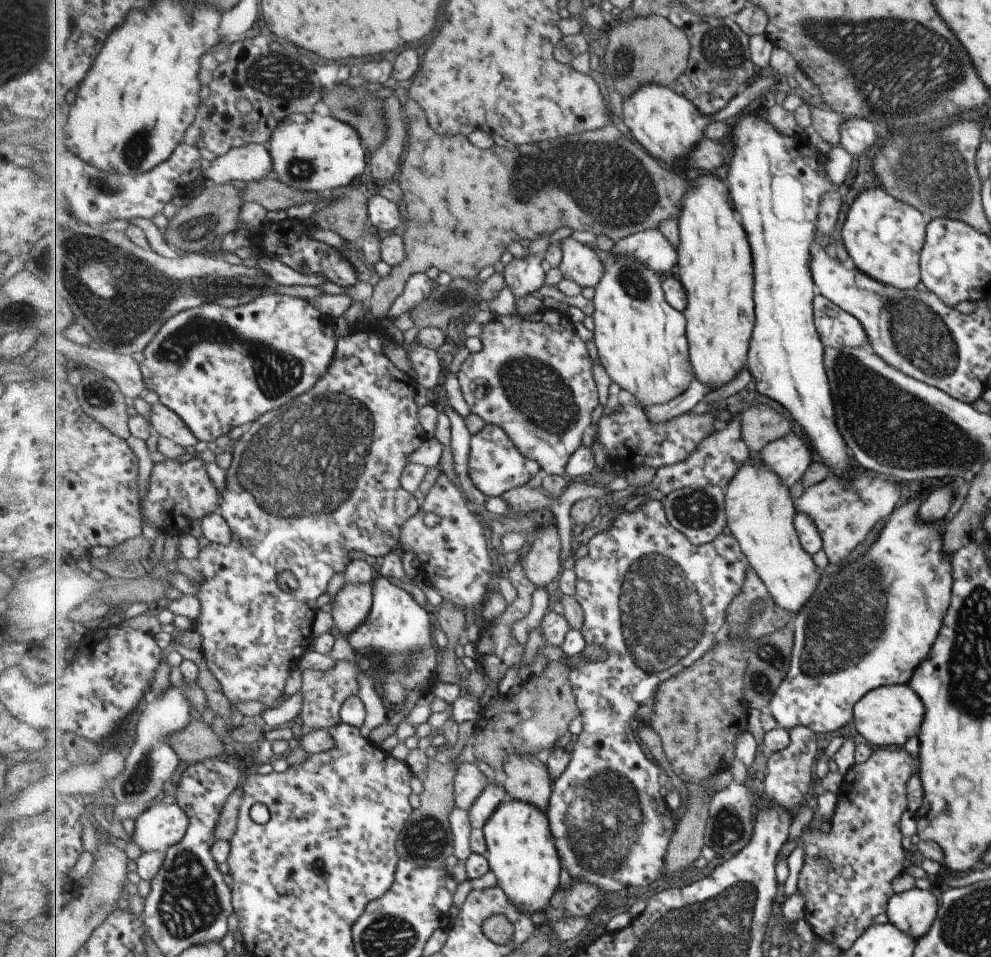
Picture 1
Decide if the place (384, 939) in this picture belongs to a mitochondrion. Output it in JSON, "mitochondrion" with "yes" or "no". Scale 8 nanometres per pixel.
{"mitochondrion":"yes"}

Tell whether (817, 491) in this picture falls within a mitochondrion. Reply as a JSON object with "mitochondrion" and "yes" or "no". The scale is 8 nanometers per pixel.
{"mitochondrion":"no"}

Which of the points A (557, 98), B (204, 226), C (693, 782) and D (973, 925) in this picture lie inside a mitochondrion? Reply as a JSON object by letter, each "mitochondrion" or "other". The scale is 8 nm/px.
{"A":"other","B":"mitochondrion","C":"other","D":"mitochondrion"}

